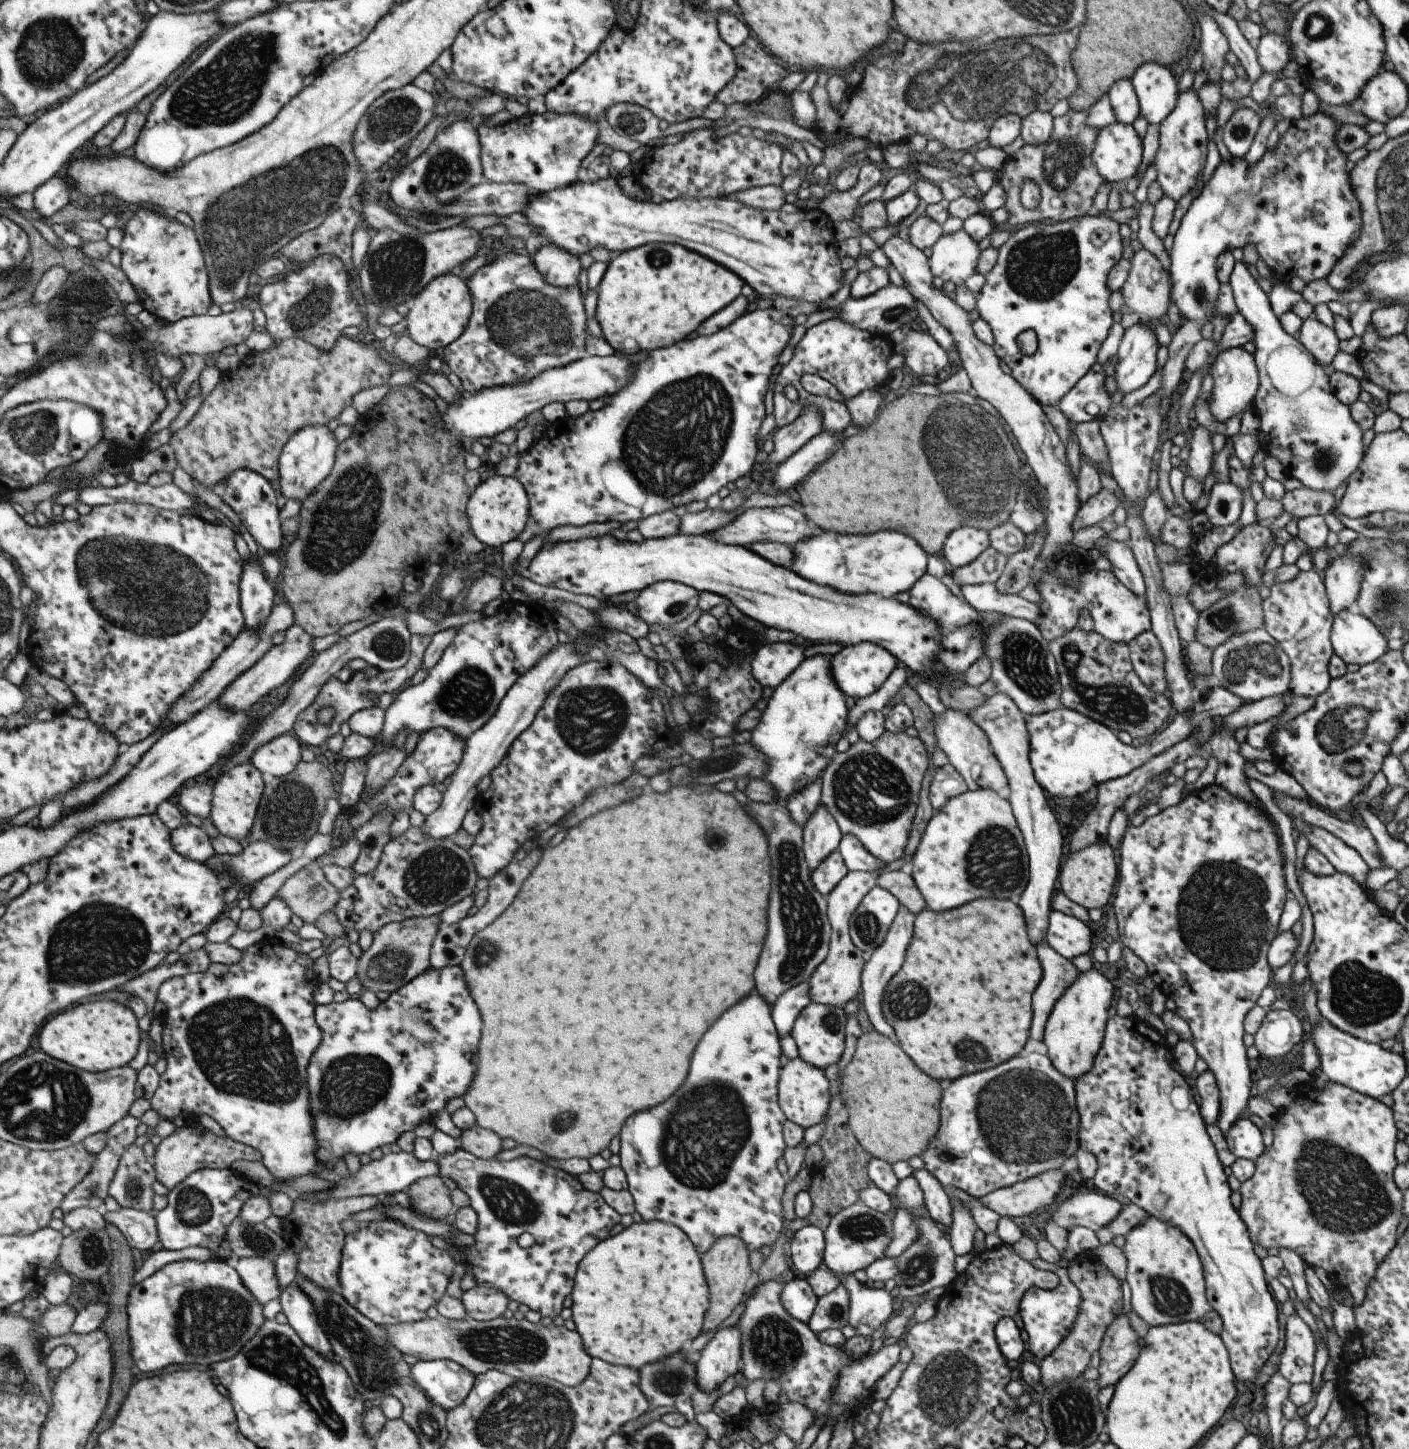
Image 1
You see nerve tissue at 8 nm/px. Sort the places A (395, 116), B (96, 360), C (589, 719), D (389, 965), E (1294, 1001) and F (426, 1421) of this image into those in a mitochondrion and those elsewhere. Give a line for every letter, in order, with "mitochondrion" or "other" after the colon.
A: mitochondrion
B: mitochondrion
C: mitochondrion
D: mitochondrion
E: other
F: mitochondrion

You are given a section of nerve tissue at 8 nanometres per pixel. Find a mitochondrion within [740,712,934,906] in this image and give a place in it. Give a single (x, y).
(869, 790)

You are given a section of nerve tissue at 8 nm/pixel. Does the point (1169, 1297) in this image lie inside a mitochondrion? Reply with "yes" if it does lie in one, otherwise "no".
yes

